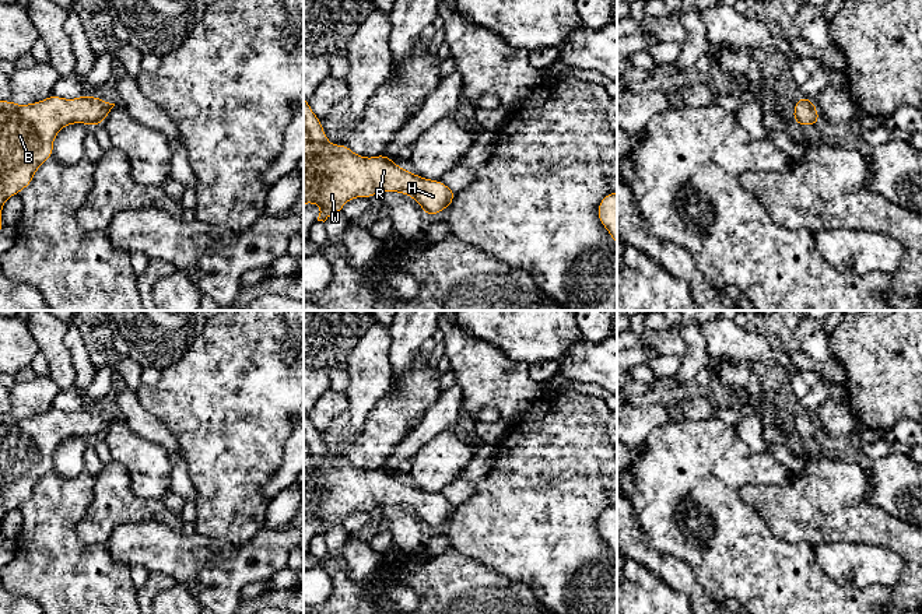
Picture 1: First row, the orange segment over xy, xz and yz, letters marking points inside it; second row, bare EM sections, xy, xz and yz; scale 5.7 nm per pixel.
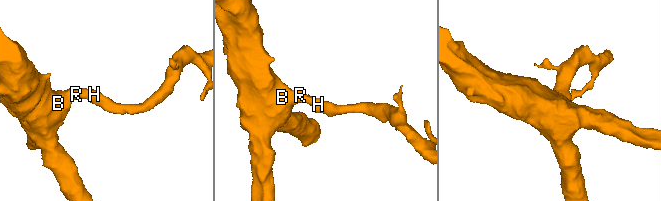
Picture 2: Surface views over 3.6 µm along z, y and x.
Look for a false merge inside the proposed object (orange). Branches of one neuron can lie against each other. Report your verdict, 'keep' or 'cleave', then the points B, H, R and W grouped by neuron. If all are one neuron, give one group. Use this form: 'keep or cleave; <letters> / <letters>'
keep; B H R W

